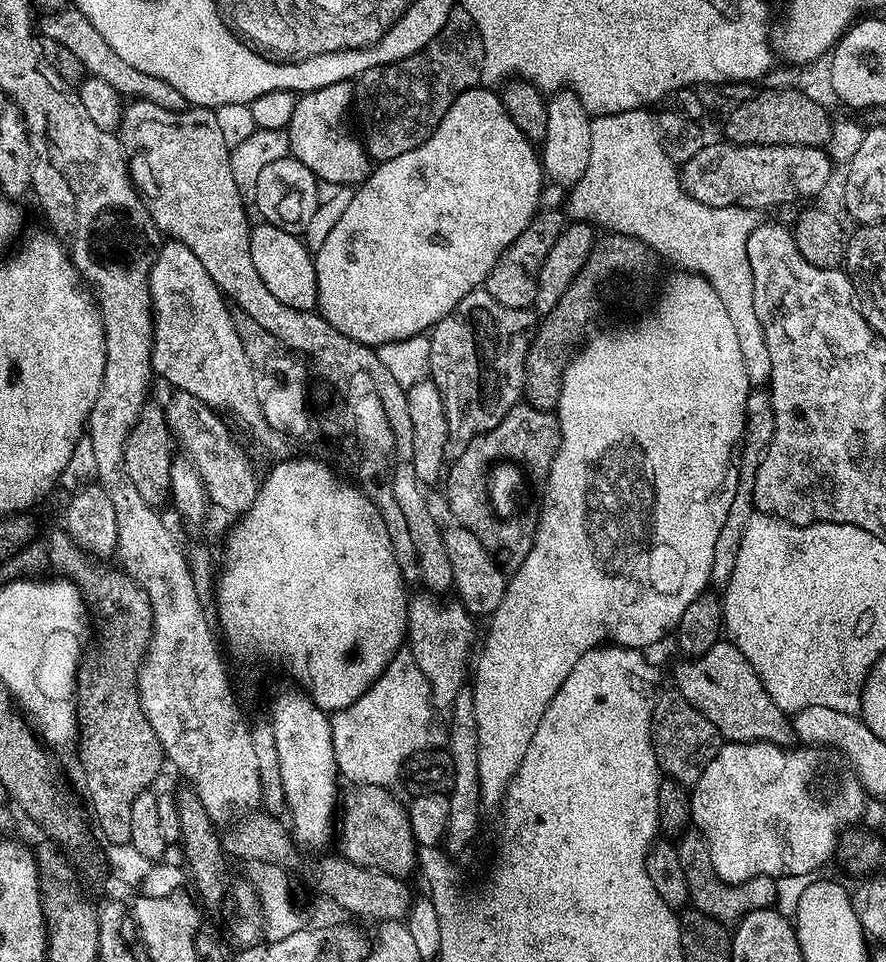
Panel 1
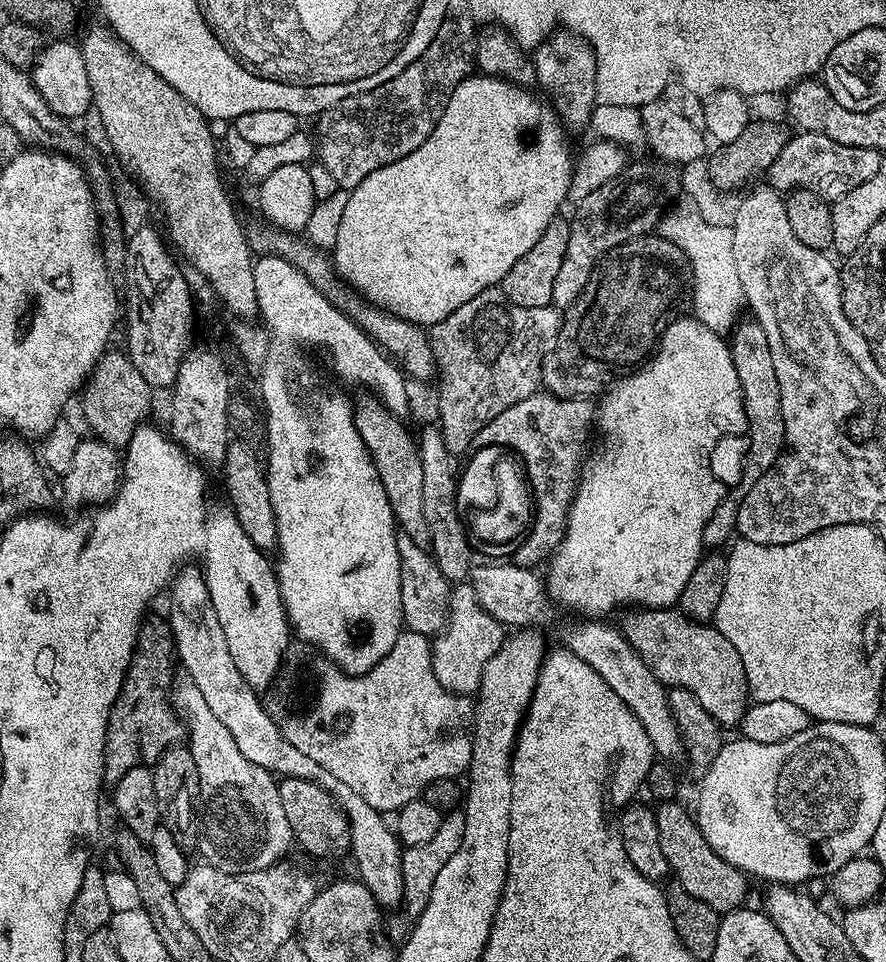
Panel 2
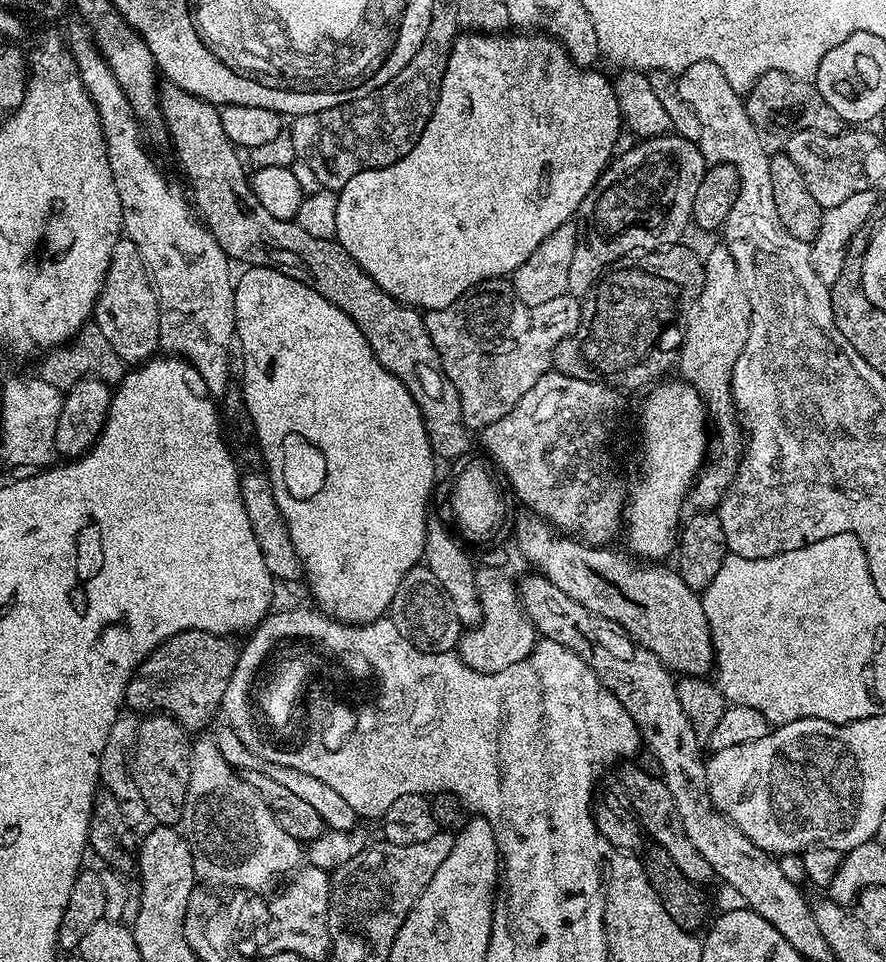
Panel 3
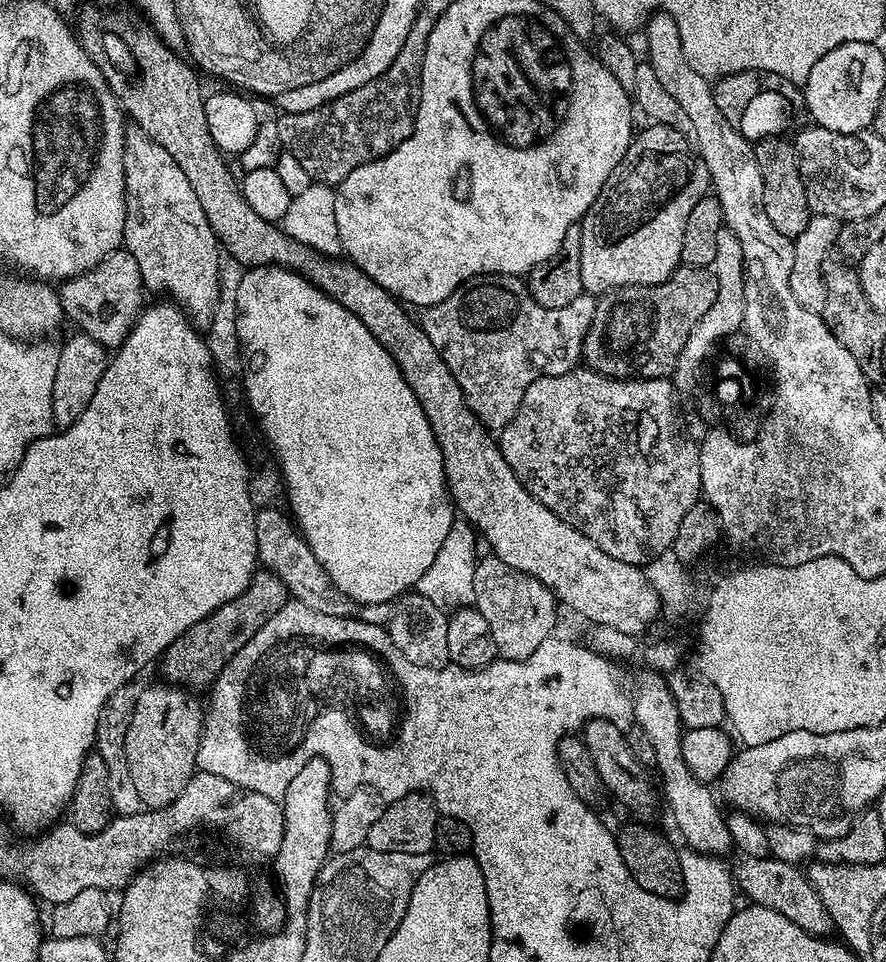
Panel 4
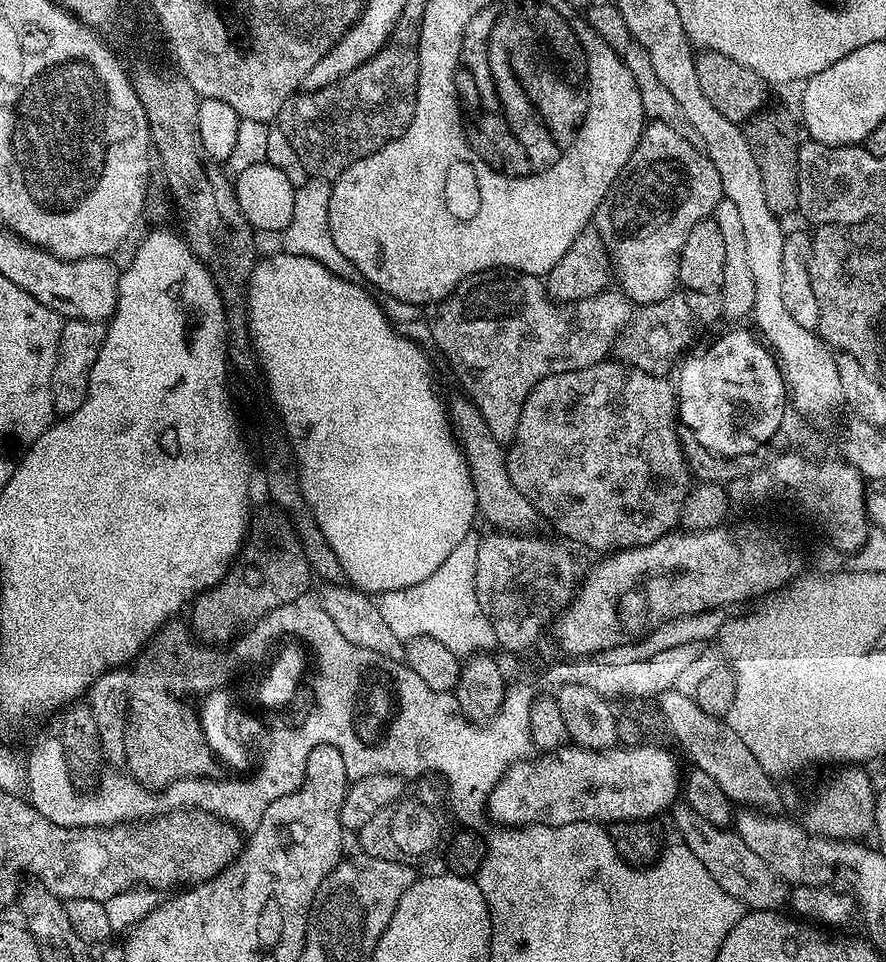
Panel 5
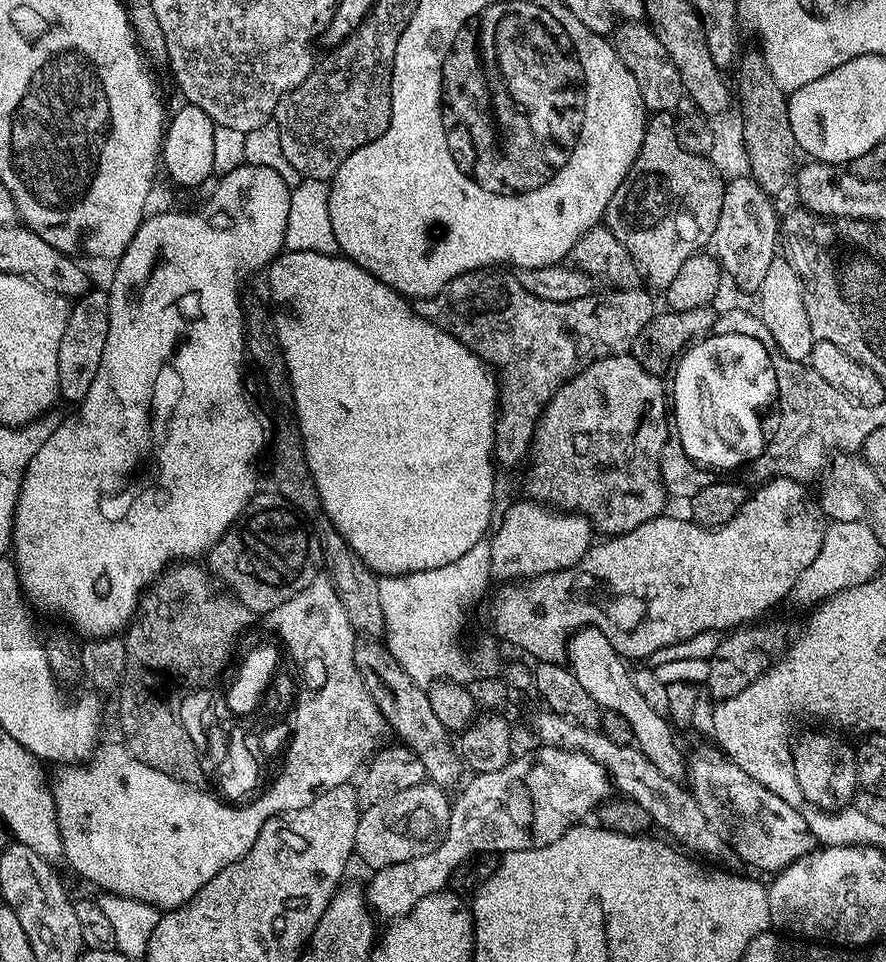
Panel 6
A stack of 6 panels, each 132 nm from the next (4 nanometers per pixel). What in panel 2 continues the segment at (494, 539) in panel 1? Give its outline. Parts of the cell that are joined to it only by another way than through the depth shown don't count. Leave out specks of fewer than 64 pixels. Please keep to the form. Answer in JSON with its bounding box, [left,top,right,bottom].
[472,390,594,570]

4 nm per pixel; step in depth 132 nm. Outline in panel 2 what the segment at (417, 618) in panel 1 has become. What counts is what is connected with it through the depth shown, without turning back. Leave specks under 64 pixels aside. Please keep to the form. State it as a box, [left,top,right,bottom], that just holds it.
[431,583,505,697]

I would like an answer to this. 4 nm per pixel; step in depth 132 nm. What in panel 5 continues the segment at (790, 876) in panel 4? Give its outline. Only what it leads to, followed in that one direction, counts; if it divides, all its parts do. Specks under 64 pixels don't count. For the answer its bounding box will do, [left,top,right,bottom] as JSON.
[671,802,790,910]

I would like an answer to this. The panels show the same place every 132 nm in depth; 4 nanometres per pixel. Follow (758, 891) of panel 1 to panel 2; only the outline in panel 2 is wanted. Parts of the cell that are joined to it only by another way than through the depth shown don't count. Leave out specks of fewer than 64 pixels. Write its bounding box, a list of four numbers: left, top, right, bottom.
[654,799,749,912]

